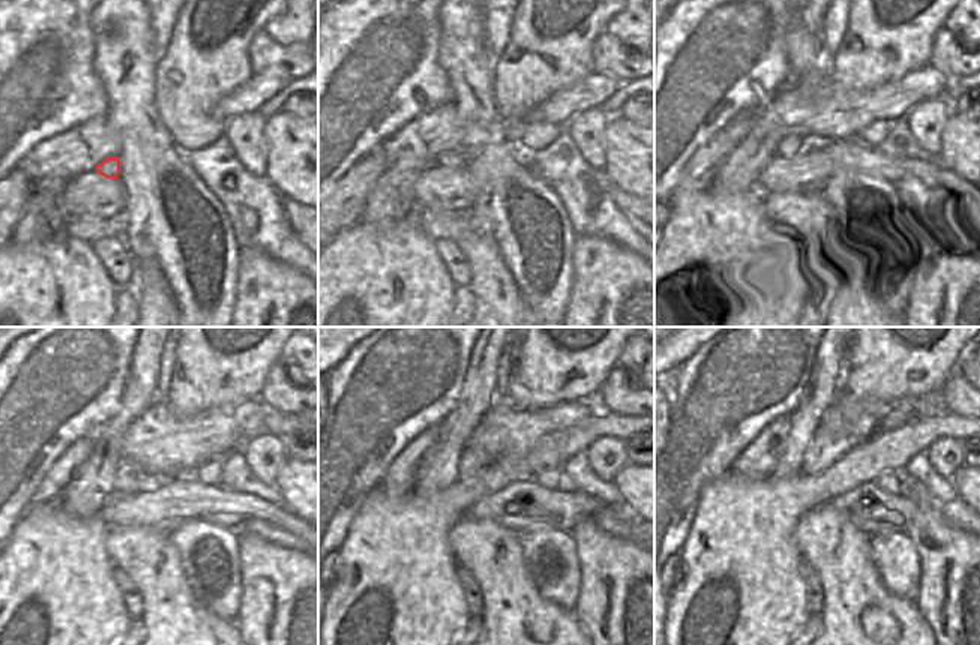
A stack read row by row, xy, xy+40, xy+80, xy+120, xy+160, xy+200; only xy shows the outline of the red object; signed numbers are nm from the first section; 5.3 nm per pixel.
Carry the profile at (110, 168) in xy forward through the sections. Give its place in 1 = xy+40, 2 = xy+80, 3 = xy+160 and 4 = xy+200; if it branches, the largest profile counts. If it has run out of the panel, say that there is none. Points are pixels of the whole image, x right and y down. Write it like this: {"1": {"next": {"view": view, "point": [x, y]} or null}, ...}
{"1": {"next": {"view": "xy+40", "point": [455, 159]}}, "2": {"next": {"view": "xy+80", "point": [790, 146]}}, "3": {"next": {"view": "xy+160", "point": [473, 461]}}, "4": {"next": {"view": "xy+200", "point": [850, 420]}}}

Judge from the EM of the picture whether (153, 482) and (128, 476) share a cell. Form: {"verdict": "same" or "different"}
{"verdict": "same"}

